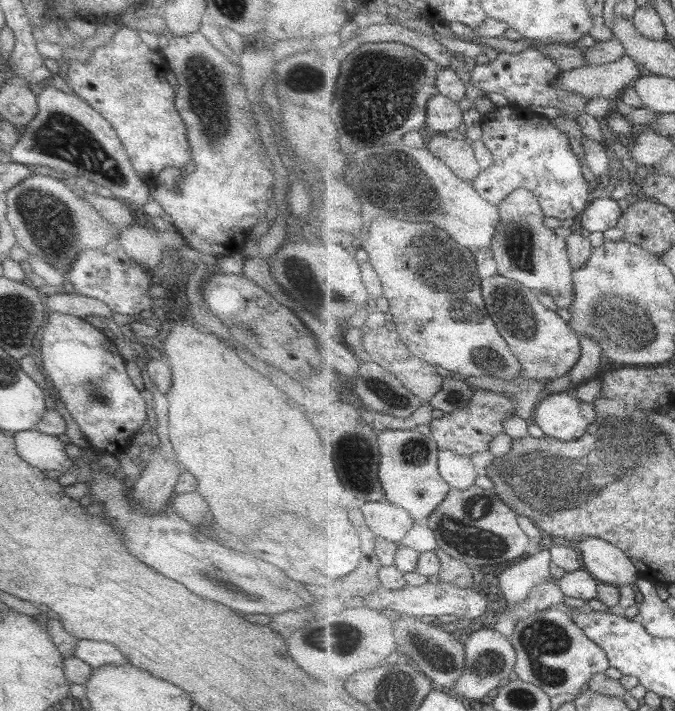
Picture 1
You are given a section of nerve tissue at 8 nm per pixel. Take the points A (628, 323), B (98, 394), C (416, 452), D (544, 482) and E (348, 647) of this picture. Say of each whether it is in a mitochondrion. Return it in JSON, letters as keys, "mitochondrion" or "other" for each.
{"A":"mitochondrion","B":"mitochondrion","C":"mitochondrion","D":"mitochondrion","E":"mitochondrion"}

